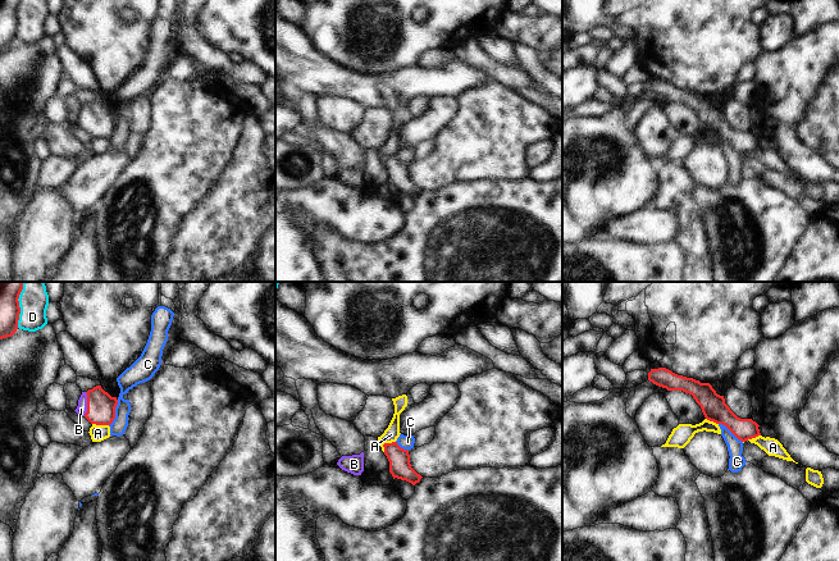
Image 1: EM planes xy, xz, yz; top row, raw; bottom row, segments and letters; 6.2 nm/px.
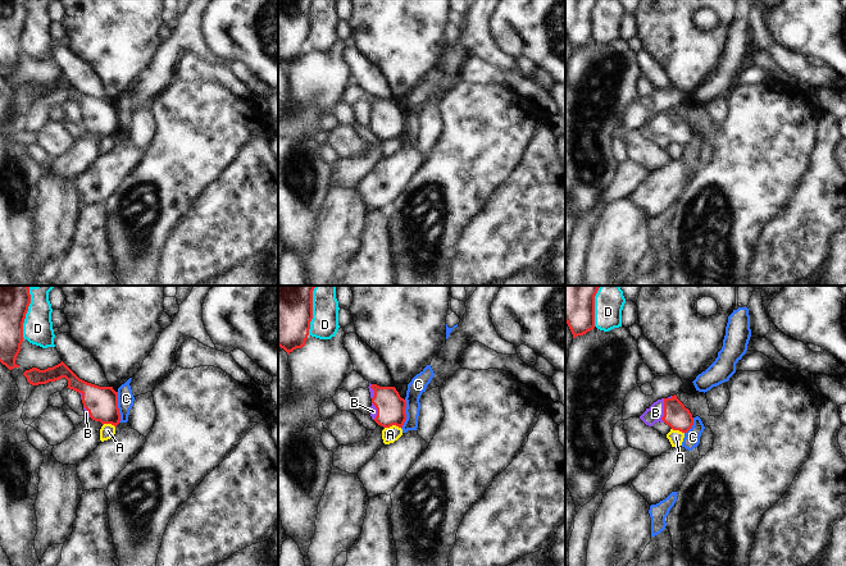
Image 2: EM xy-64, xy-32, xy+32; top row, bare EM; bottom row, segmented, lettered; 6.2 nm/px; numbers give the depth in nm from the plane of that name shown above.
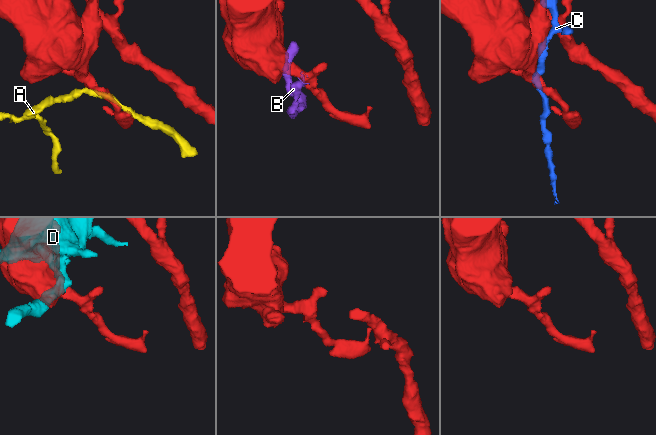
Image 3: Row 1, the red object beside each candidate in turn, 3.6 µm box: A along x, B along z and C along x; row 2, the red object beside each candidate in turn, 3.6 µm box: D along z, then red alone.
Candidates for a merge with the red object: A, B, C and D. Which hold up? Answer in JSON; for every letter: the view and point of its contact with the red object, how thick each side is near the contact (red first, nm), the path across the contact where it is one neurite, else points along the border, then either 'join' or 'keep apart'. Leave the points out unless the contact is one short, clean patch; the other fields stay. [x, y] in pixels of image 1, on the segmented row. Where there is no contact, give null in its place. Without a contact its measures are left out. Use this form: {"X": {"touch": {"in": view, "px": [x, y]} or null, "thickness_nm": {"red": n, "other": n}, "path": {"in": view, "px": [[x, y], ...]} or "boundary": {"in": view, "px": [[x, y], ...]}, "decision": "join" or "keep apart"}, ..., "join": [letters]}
{"A": {"touch": {"in": "xz", "px": [386, 443]}, "thickness_nm": {"red": 140, "other": 90}, "boundary": {"in": "xz", "px": [[395, 441], [386, 442], [383, 451]]}, "decision": "keep apart"}, "B": {"touch": {"in": "xy", "px": [87, 404]}, "thickness_nm": {"red": 180, "other": 70}, "path": {"in": "xy", "px": [[101, 406], [87, 404], [81, 409]]}, "decision": "join"}, "C": {"touch": {"in": "xy", "px": [114, 413]}, "thickness_nm": {"red": 180, "other": 120}, "boundary": {"in": "xy", "px": [[118, 400], [115, 418], [109, 425]]}, "decision": "keep apart"}, "D": {"touch": {"in": "xy", "px": [18, 305]}, "thickness_nm": {"red": 140, "other": 190}, "decision": "keep apart"}, "join": ["B"]}

